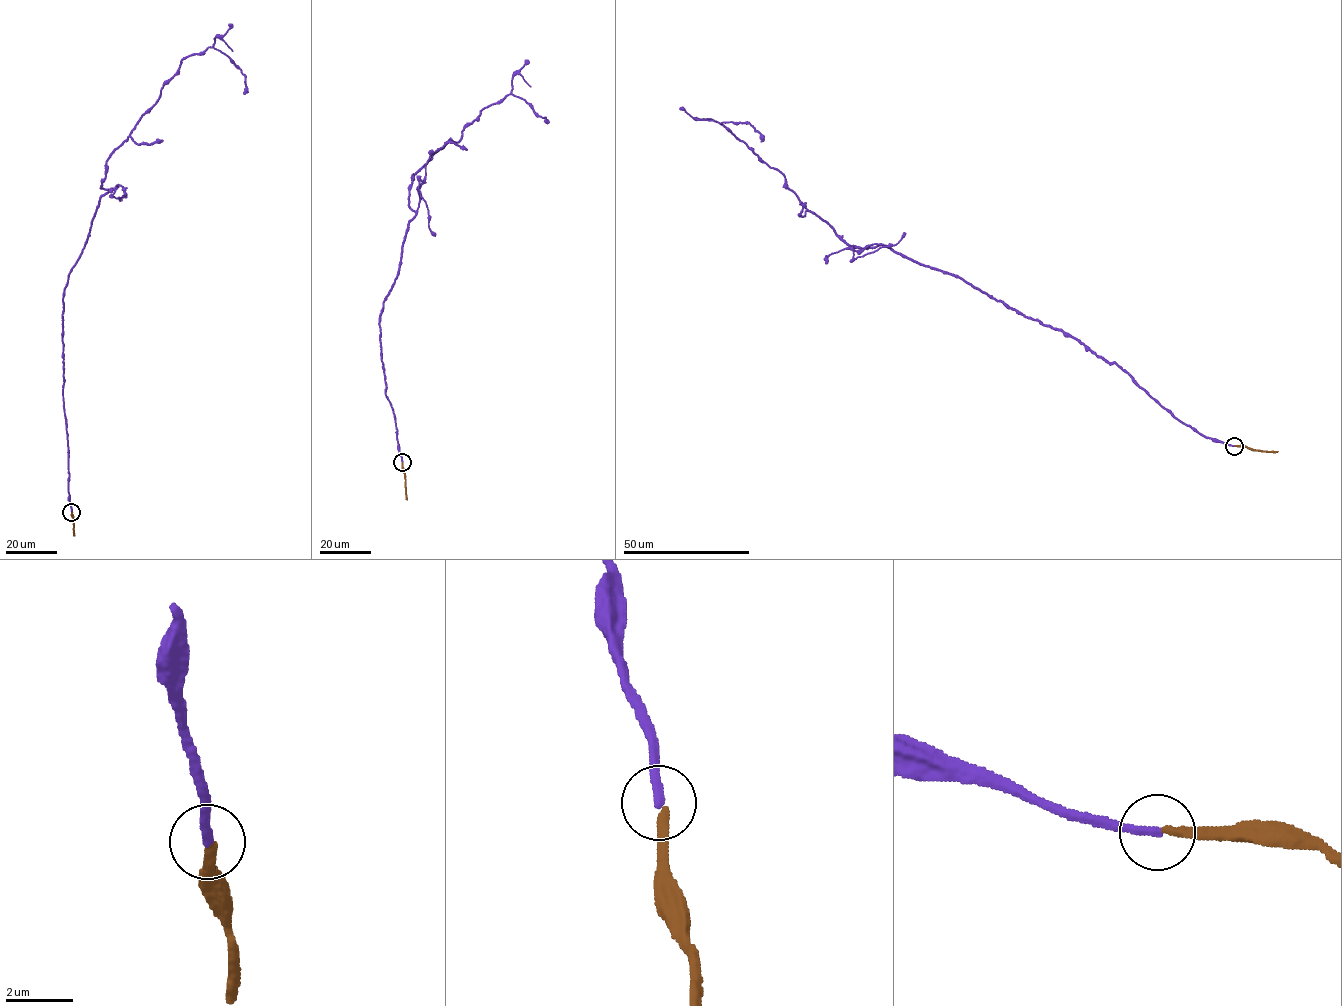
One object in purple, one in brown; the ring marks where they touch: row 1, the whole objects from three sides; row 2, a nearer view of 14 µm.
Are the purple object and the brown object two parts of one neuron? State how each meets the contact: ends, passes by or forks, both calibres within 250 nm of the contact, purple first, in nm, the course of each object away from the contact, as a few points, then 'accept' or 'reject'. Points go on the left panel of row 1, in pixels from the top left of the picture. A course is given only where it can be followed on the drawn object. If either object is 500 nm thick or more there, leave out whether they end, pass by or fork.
purple ends there; brown ends there; 280 nm thick on the purple side, 280 nm on the other; purple runs (71, 512), (63, 294), (108, 191), (106, 161), (191, 55), (221, 51), (245, 76), (243, 94); brown runs (72, 512), (74, 536); accept

